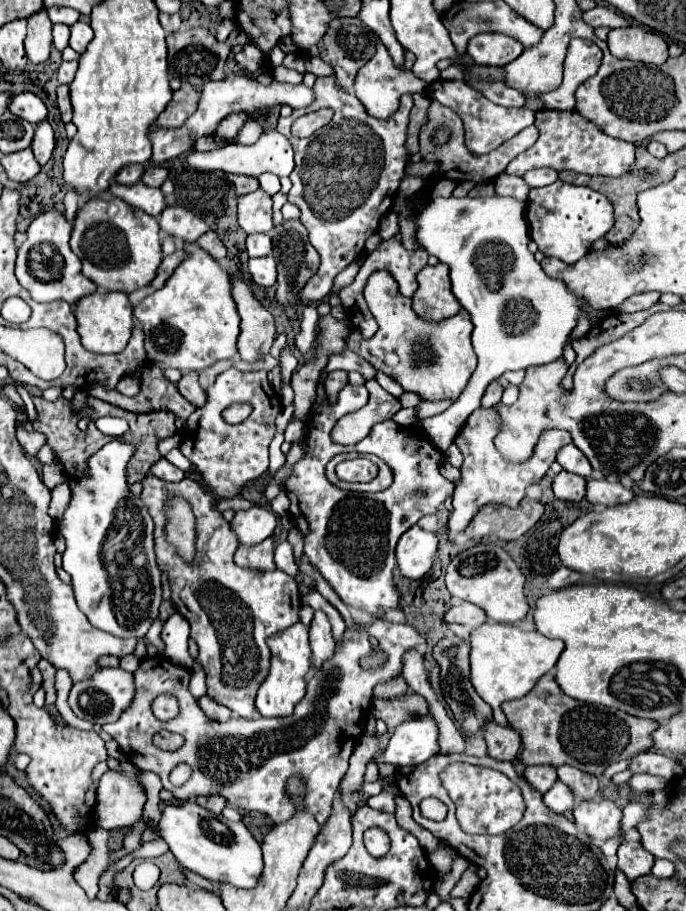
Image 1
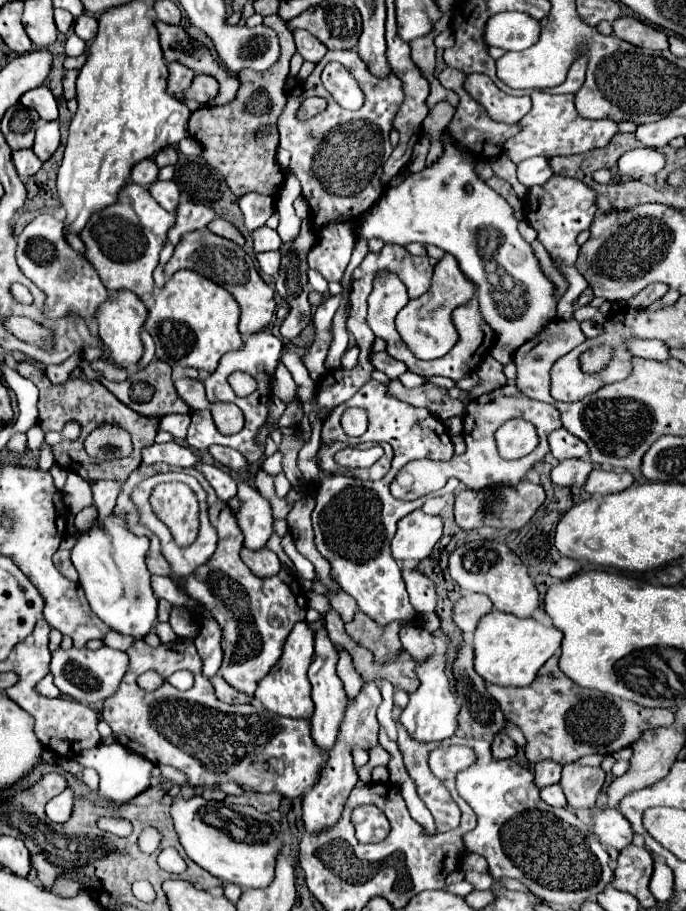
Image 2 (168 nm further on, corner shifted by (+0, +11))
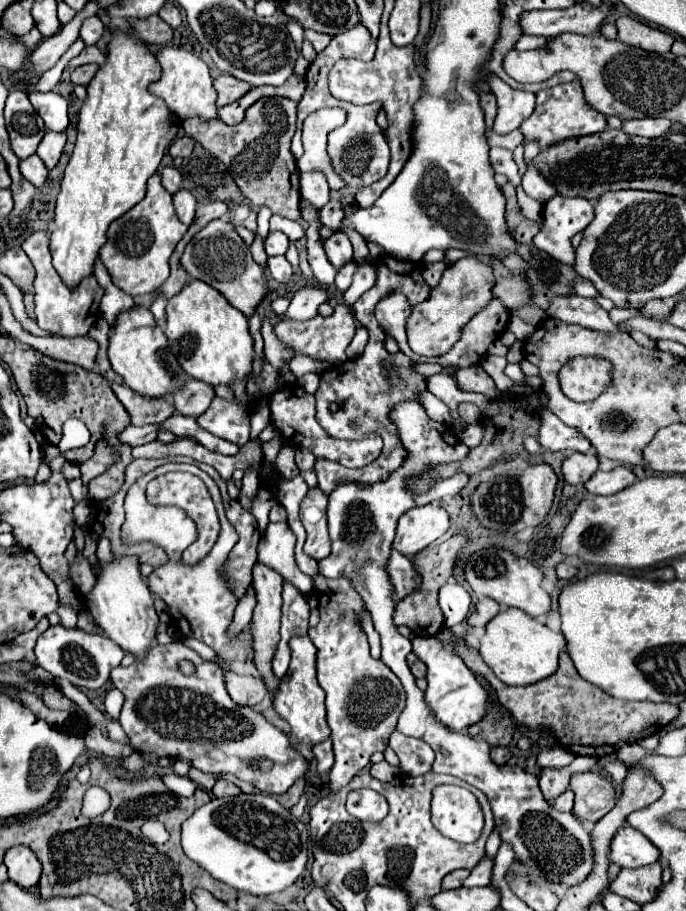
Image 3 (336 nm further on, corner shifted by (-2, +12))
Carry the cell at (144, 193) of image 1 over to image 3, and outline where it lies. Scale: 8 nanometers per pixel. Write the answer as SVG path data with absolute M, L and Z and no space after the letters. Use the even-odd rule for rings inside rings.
M182 189L174 195L174 207L176 207L176 213L178 213L178 219L184 223L184 225L190 225L194 221L194 213L196 213L196 197Z

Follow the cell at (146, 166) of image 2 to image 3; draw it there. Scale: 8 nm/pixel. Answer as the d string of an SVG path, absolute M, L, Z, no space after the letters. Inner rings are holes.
M164 167L160 169L160 175L162 175L162 181L164 181L164 187L170 191L170 193L178 193L182 189L182 175L176 167Z

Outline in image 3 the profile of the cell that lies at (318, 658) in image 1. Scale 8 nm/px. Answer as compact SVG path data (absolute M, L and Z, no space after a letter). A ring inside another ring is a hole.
M326 739L320 745L314 745L314 757L318 763L318 773L328 773L328 769L332 769L334 765L334 753L332 753L332 739Z

